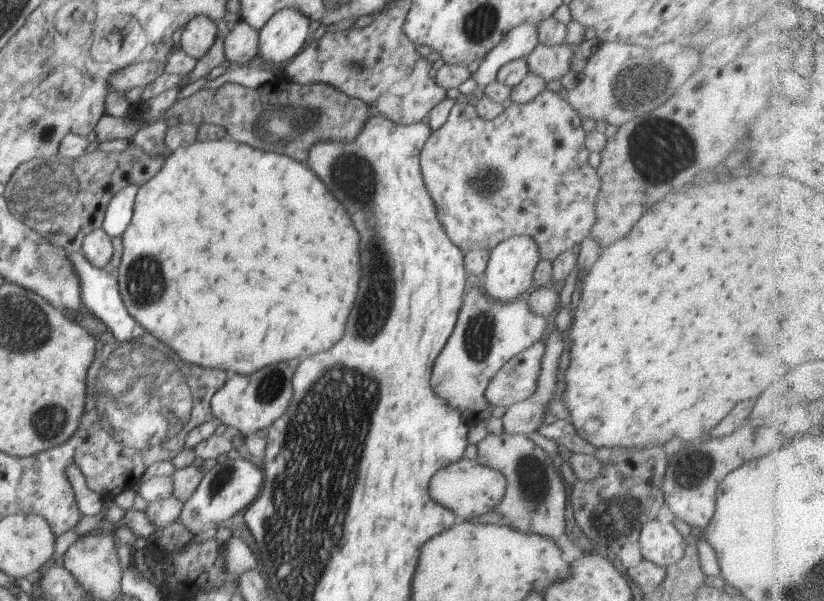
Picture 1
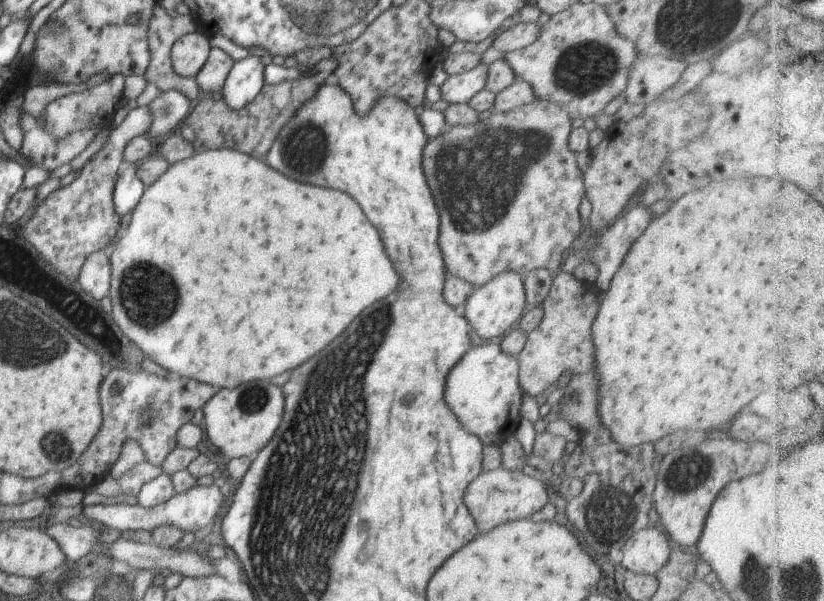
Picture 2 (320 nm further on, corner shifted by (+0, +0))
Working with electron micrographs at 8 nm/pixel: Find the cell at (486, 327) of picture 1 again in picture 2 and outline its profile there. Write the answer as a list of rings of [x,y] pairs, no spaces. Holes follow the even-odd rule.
[[[482,344],[471,346],[470,350],[458,360],[454,370],[448,376],[446,382],[446,402],[450,410],[458,416],[458,420],[481,441],[483,447],[501,446],[516,428],[518,413],[521,410],[523,391],[519,384],[520,362],[516,355],[506,354],[500,344]]]

